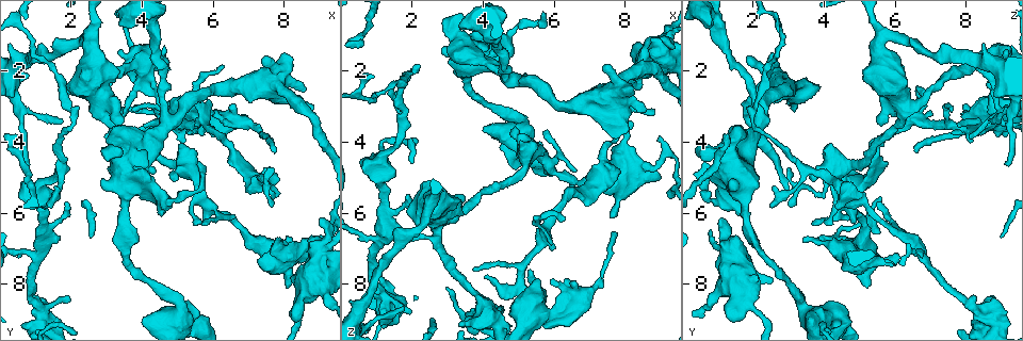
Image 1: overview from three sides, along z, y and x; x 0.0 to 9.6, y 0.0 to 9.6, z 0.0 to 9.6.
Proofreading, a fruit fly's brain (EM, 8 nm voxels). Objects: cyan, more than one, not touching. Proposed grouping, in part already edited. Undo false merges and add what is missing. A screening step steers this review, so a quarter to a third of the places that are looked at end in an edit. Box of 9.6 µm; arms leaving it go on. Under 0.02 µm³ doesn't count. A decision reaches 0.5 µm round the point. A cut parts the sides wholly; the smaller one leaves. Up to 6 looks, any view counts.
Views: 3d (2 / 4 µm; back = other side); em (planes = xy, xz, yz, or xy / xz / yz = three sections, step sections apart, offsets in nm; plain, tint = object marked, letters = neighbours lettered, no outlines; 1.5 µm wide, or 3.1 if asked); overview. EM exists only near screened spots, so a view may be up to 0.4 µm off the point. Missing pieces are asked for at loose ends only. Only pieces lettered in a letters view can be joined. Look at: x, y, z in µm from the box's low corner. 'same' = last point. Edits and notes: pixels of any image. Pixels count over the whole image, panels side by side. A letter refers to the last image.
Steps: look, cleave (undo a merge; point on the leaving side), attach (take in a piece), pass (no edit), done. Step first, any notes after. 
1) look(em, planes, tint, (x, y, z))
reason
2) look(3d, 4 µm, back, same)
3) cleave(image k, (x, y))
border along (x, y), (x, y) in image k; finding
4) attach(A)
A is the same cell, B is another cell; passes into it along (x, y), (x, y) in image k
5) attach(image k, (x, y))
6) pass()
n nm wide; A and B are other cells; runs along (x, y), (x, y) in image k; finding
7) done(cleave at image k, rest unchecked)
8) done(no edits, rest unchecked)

look(3d, 2 µm, (3.10, 4.35, 0.75))

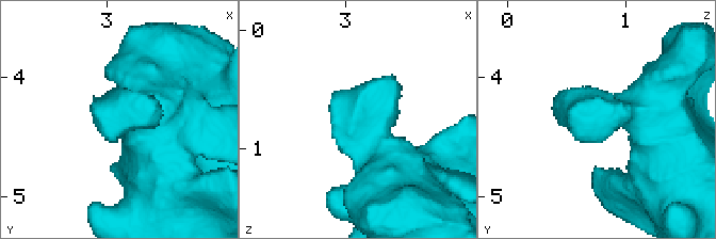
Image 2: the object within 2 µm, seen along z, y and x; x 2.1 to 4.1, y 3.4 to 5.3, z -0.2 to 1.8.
look(em, xy, step 8, tint, (3.04, 4.30, 0.80))
3 arms; arms of 320, 360, 420 nm

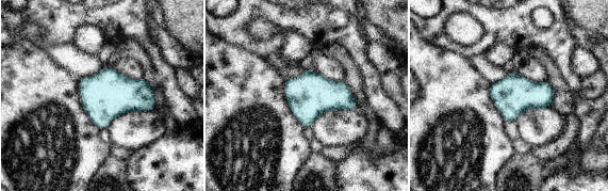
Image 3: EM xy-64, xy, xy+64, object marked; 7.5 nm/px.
look(em, planes, letters, same)

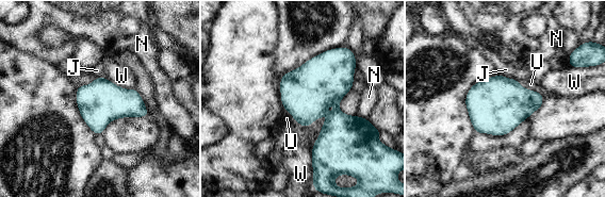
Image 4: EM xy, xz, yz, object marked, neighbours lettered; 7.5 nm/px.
pass()
J, N, U and W are other cells; one neuron here

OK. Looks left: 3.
look(em, planes, letters, (1.50, 5.80, 2.50))
tapers out

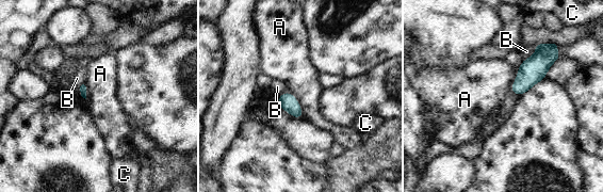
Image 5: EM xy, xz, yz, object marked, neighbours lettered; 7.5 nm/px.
pass()
A, B and C are other cells; border along (518, 67), (511, 84), (518, 96) in image 5; no lettered piece goes on from it

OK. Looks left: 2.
look(em, planes, letters, (4.10, 3.55, 7.75))
branch stops here

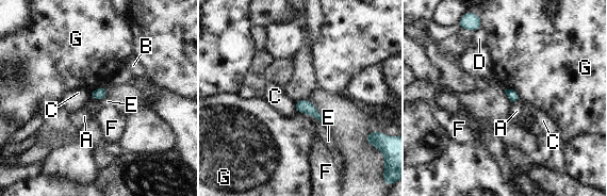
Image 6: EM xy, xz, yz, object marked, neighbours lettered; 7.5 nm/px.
pass()
A, B, C, D, E, F and G are other cells; no lettered piece goes on from it

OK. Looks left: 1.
done(no edits, rest unchecked)

